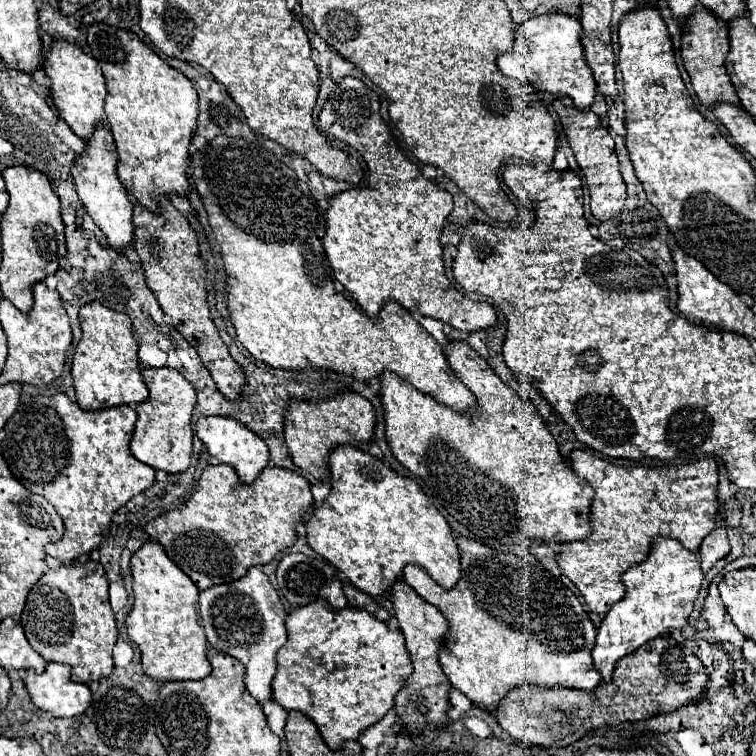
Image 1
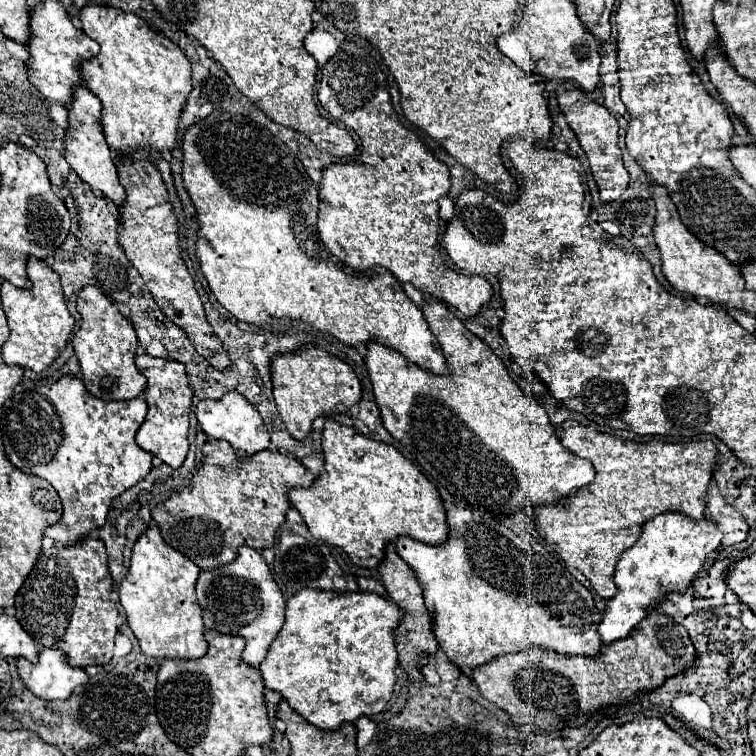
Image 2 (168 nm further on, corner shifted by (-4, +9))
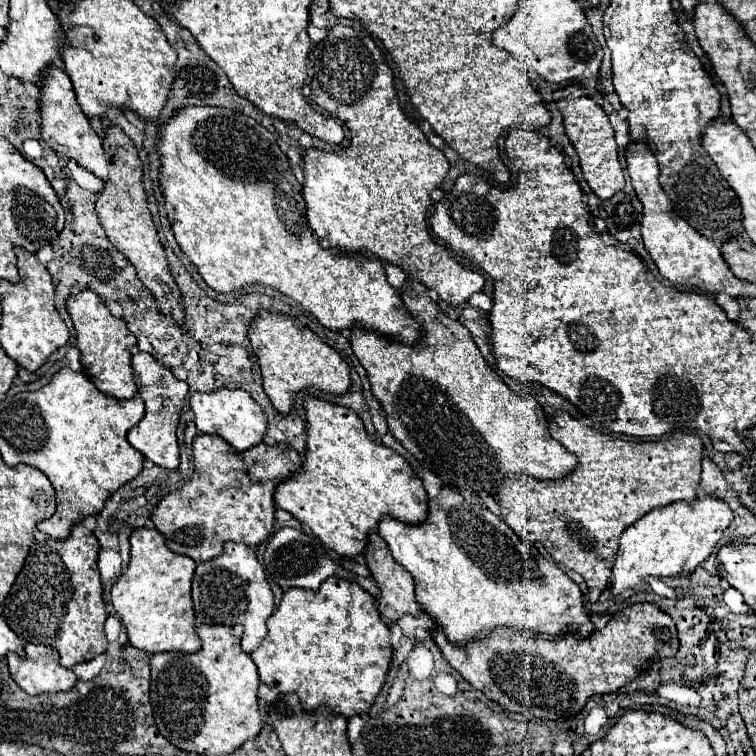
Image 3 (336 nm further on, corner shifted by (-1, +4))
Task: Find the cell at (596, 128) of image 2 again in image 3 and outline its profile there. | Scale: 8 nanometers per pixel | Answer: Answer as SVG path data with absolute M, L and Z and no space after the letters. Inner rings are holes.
M569 85L565 88L558 89L553 93L553 99L557 102L561 114L563 114L563 122L565 122L565 132L571 140L571 144L575 146L579 158L581 158L581 170L583 176L587 180L587 184L591 186L591 190L601 198L611 198L615 192L619 192L625 186L625 176L623 176L623 168L619 164L619 148L615 144L613 138L613 128L609 124L607 114L603 112L603 108L585 97L587 94L579 85ZM569 99L569 100L561 100ZM578 99L579 100L576 100Z

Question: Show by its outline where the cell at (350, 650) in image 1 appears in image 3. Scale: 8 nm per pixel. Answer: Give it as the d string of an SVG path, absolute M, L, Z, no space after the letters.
M331 576L315 592L305 588L285 590L277 610L267 620L267 630L265 640L251 652L259 678L261 682L275 686L279 692L295 692L305 710L315 710L325 704L335 714L351 718L353 714L367 712L381 692L393 652L389 642L389 626L381 620L373 596L357 582Z

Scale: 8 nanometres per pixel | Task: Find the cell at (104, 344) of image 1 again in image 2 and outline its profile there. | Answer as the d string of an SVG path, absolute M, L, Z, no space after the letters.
M84 287L78 293L78 311L82 325L76 331L72 345L80 361L84 385L98 399L134 399L146 389L146 377L134 365L138 337L132 323L118 311L116 303L96 287Z

